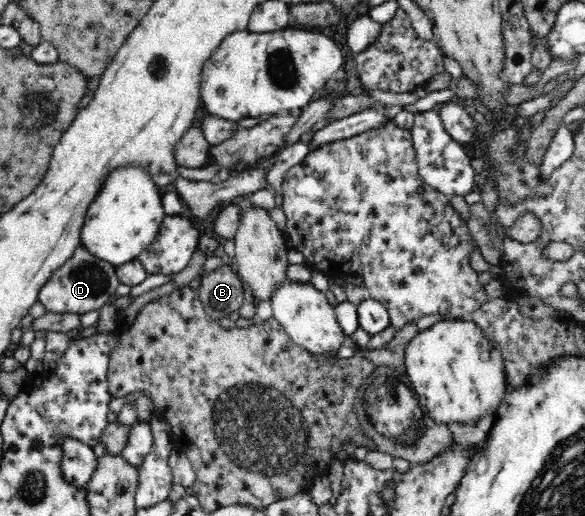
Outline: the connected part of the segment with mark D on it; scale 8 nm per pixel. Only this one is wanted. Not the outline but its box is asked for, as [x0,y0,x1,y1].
[37,243,119,315]

